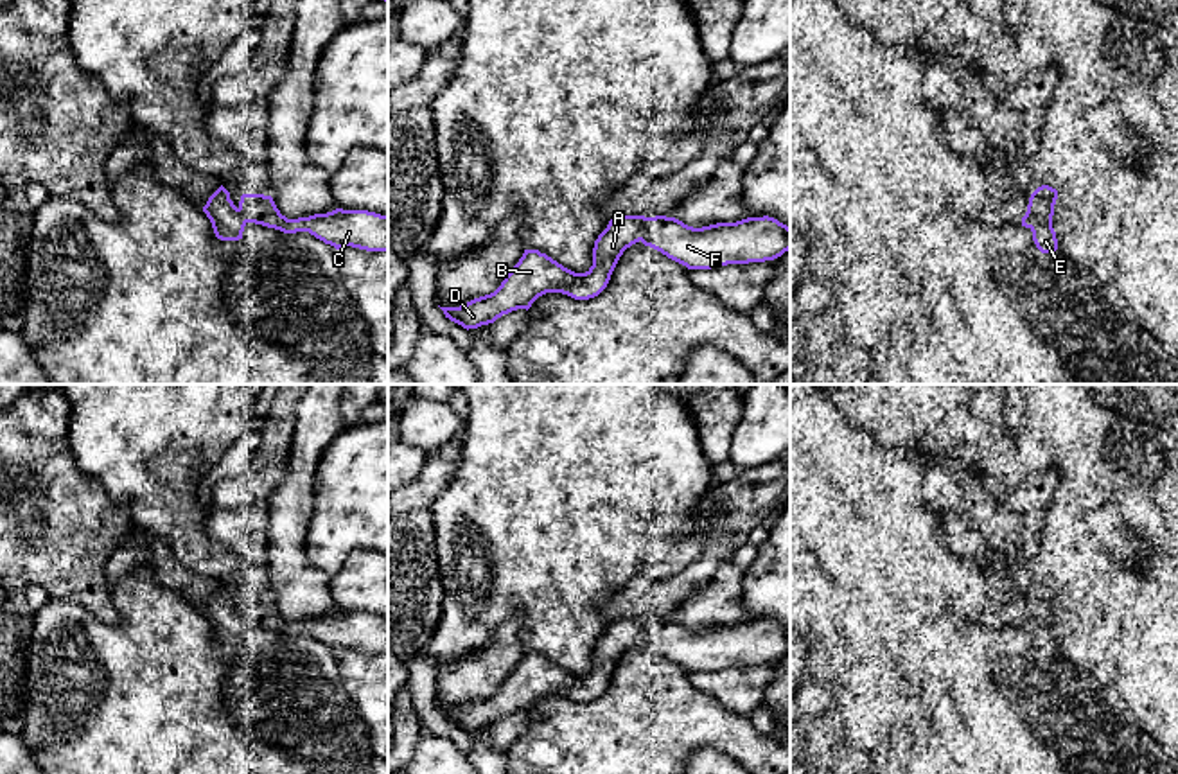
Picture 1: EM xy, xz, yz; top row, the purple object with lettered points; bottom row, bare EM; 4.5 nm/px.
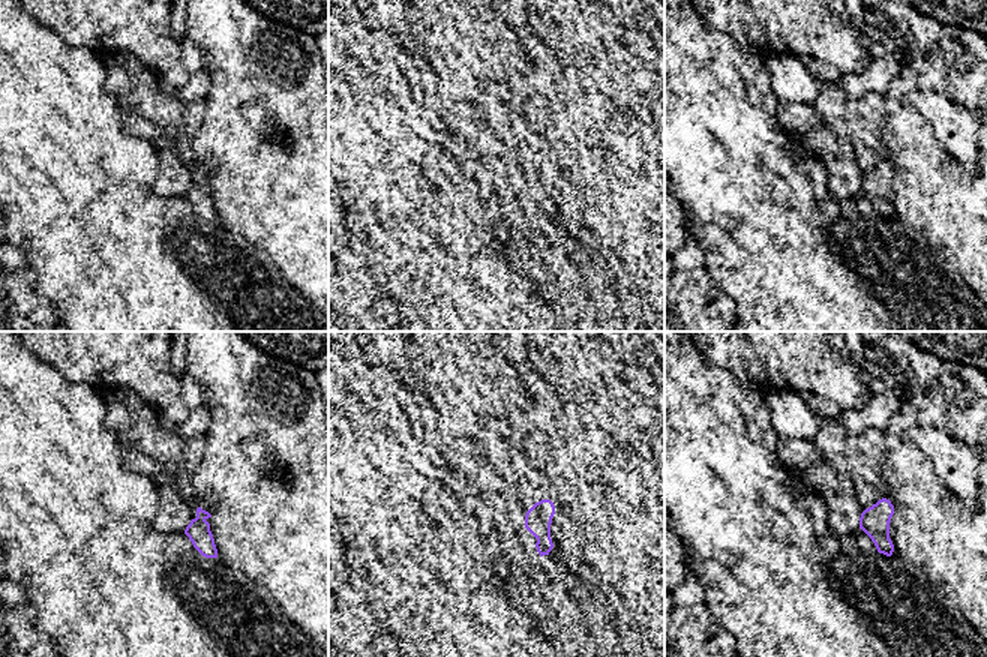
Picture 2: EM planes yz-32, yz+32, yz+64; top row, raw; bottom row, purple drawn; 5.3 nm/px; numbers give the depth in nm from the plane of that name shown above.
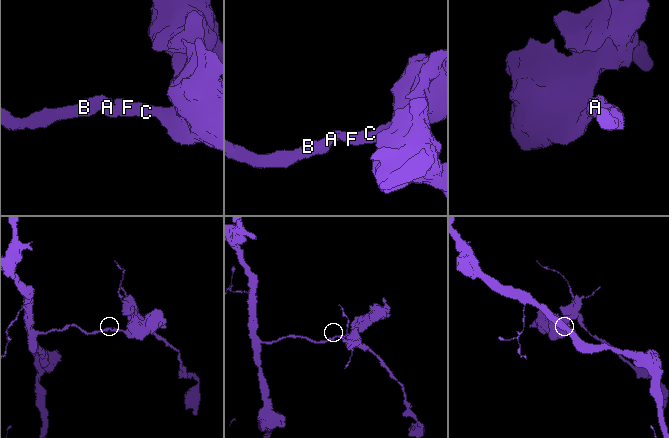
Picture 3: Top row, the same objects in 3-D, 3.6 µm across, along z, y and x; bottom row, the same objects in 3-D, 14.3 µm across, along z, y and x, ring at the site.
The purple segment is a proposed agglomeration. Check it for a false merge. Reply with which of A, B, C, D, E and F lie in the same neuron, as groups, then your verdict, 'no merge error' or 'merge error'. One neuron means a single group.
A B C D E F; no merge error

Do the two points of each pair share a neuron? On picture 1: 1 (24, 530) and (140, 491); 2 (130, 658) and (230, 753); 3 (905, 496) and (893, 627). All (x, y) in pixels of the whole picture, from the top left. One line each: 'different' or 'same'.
1: different
2: same
3: same

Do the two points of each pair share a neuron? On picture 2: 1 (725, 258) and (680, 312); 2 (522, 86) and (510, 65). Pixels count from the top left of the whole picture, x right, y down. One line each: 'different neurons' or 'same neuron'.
1: different neurons
2: different neurons

